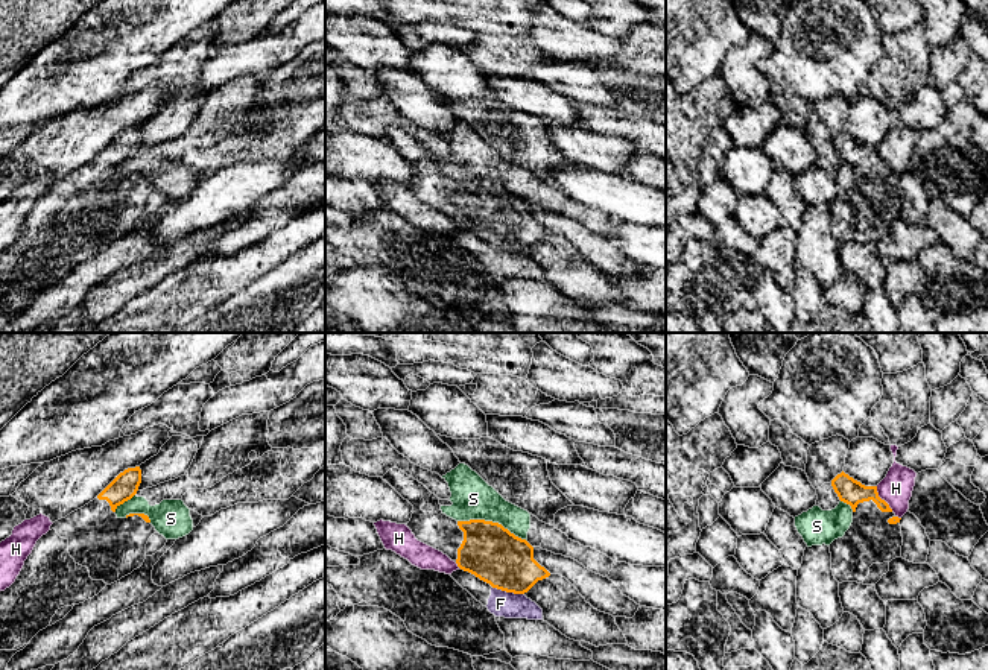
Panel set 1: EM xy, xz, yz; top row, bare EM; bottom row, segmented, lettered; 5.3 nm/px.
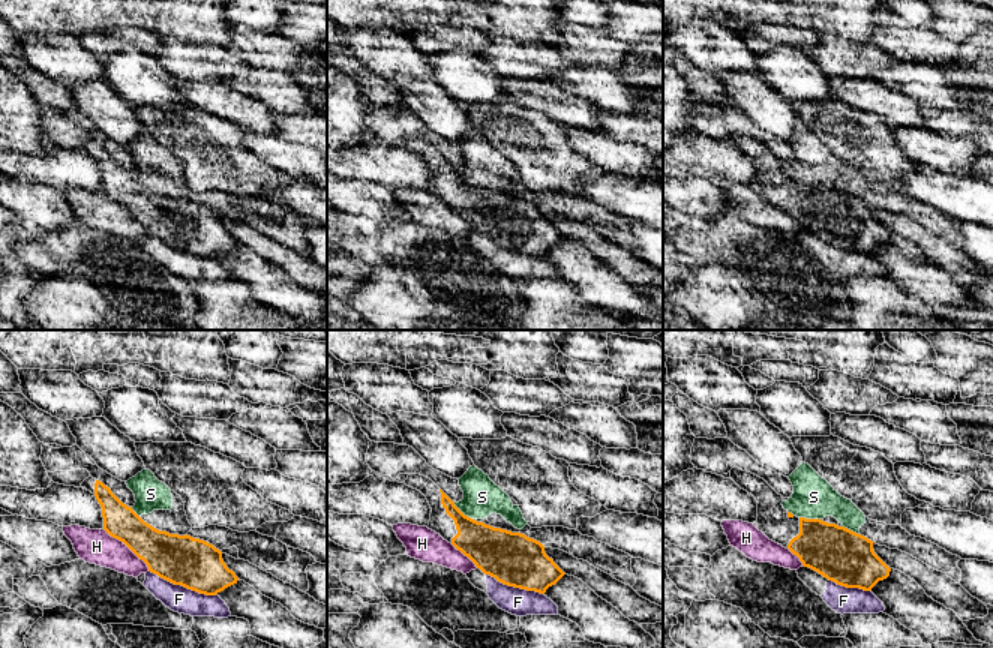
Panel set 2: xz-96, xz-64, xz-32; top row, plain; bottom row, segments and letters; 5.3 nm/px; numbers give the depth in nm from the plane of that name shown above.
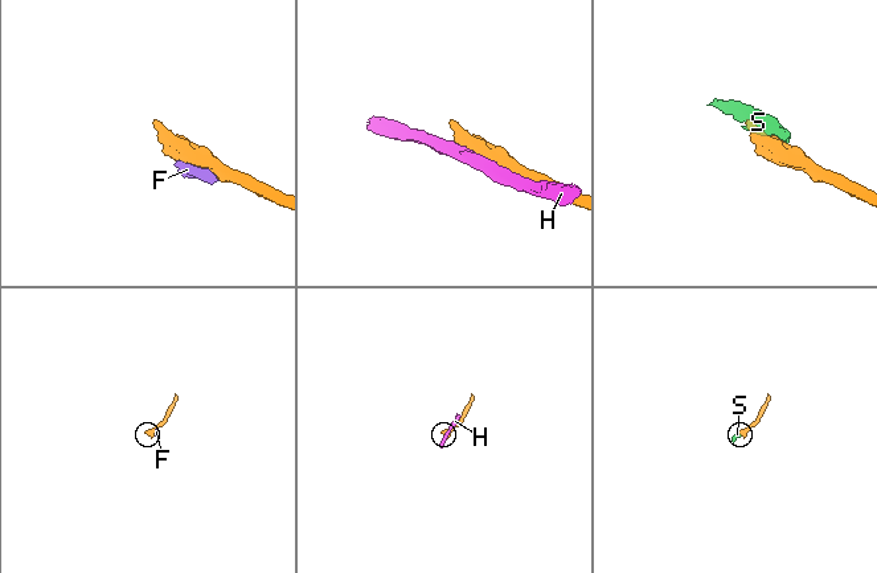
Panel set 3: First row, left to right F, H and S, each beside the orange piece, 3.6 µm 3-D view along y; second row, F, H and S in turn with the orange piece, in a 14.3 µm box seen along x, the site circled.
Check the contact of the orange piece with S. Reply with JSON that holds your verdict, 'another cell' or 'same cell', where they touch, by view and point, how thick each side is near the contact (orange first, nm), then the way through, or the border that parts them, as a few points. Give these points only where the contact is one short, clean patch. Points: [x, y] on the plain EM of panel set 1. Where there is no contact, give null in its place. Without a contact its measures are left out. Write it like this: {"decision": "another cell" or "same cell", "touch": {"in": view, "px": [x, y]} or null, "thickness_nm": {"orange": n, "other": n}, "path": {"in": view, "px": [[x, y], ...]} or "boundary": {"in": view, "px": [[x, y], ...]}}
{"decision": "another cell", "touch": {"in": "xz", "px": [491, 181]}, "thickness_nm": {"orange": 300, "other": 220}, "boundary": {"in": "xz", "px": [[458, 180], [497, 181], [526, 201]]}}

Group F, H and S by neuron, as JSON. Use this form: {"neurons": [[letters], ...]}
{"neurons": [["F"], ["H"], ["S"]]}

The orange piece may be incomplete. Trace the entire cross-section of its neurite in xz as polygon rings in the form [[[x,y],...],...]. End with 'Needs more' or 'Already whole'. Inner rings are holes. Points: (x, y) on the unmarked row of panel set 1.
[[[398,128],[383,137],[413,166],[406,184],[415,198],[447,214],[458,226],[492,248],[524,254],[550,232],[534,219],[534,207],[499,182],[456,181],[441,170],[439,158]]]. Needs more

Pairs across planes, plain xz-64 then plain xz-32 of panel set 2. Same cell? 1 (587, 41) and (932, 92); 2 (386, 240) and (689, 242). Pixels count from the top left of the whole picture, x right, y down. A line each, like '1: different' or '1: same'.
1: different
2: same

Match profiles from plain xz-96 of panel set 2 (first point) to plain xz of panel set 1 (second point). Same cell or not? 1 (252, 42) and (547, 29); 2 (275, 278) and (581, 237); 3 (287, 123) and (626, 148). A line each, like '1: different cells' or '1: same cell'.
1: same cell
2: different cells
3: different cells

